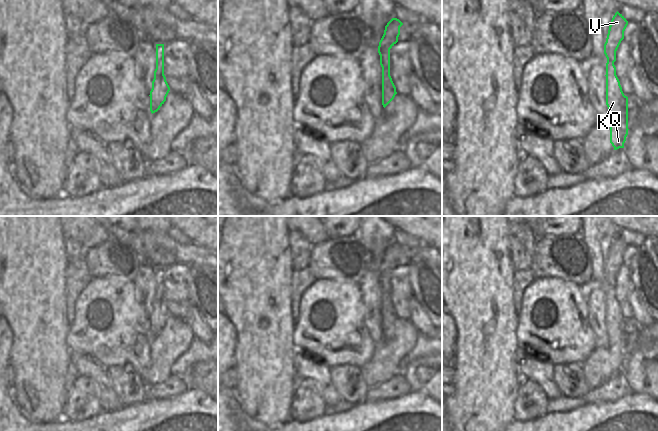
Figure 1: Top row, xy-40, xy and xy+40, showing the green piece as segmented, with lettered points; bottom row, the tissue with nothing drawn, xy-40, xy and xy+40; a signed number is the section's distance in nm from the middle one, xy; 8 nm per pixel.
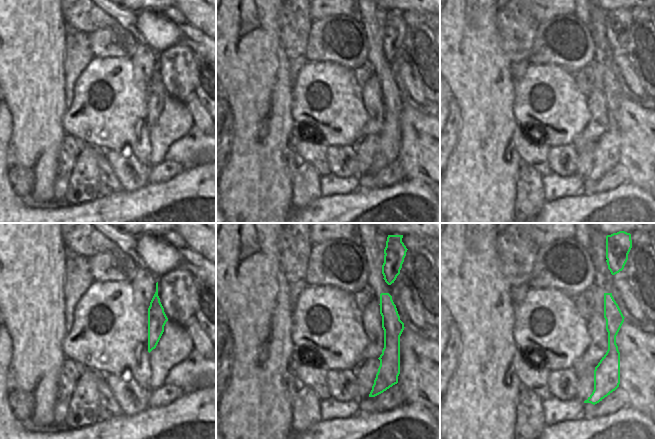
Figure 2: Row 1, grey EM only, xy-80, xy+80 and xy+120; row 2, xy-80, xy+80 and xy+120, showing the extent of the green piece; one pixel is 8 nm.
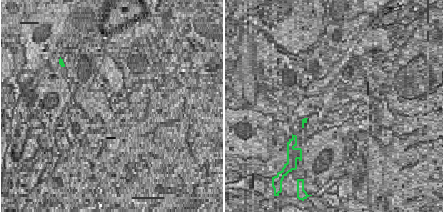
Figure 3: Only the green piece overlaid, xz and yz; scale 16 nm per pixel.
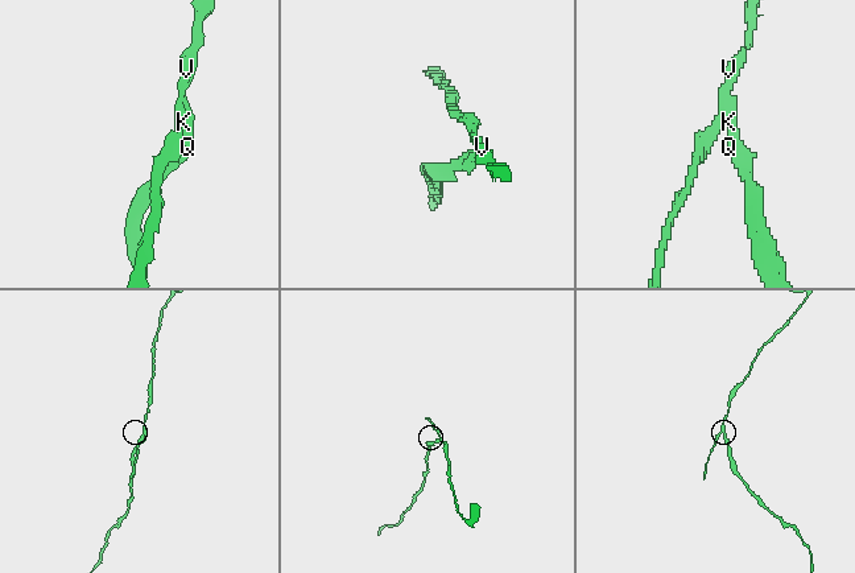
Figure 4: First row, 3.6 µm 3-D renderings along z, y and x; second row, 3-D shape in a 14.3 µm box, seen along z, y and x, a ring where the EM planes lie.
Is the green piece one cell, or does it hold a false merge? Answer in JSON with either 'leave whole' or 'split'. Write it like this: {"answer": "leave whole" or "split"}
{"answer": "split"}

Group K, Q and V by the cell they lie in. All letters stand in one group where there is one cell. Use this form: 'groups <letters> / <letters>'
groups K Q / V

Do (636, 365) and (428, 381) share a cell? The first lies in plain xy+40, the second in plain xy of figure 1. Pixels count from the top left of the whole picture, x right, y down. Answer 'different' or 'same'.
same

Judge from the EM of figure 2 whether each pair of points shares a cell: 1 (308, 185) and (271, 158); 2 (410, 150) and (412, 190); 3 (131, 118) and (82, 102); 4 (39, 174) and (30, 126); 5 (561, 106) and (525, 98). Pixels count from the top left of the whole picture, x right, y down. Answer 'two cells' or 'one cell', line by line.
1: two cells
2: two cells
3: one cell
4: one cell
5: one cell

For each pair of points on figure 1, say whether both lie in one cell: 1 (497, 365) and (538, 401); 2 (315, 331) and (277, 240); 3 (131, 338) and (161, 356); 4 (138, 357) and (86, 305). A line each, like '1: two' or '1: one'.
1: two
2: two
3: two
4: one

